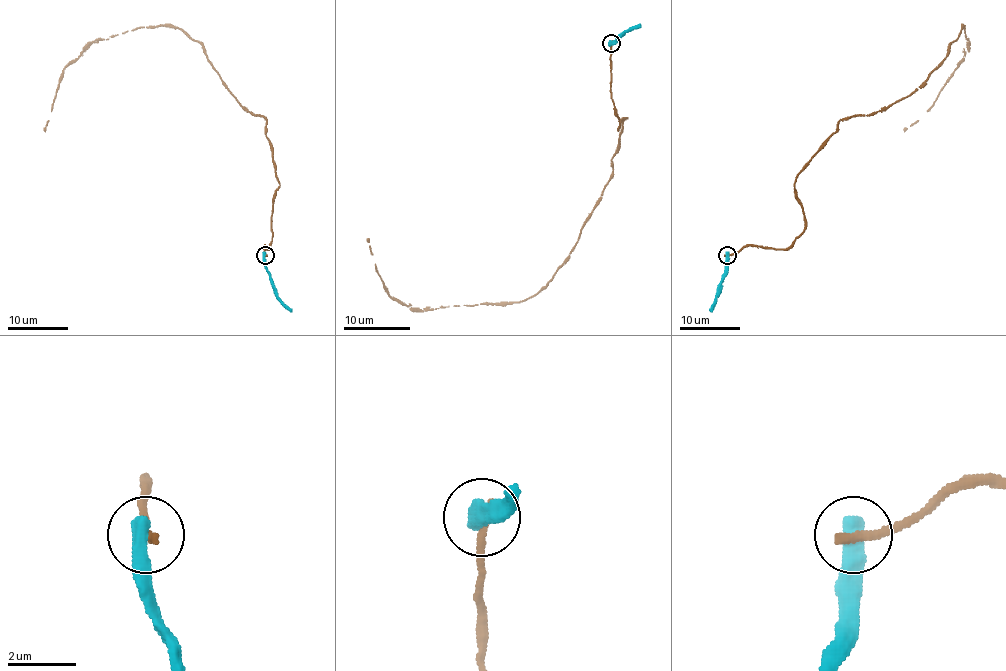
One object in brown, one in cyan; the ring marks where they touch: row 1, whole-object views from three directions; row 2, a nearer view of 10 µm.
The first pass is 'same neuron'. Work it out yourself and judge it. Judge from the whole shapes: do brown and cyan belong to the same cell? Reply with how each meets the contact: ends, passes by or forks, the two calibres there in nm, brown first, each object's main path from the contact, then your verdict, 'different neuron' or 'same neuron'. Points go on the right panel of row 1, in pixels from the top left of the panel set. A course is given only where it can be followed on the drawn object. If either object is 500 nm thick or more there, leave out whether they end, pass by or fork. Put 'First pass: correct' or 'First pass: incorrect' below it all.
calibres 280 and 600 nm; course brown (727, 255), (787, 249), (803, 231), (800, 169), (841, 120), (910, 96), (962, 25), (962, 61), (904, 132); course cyan (727, 255), (727, 268), (712, 312); different neuron
First pass: incorrect

